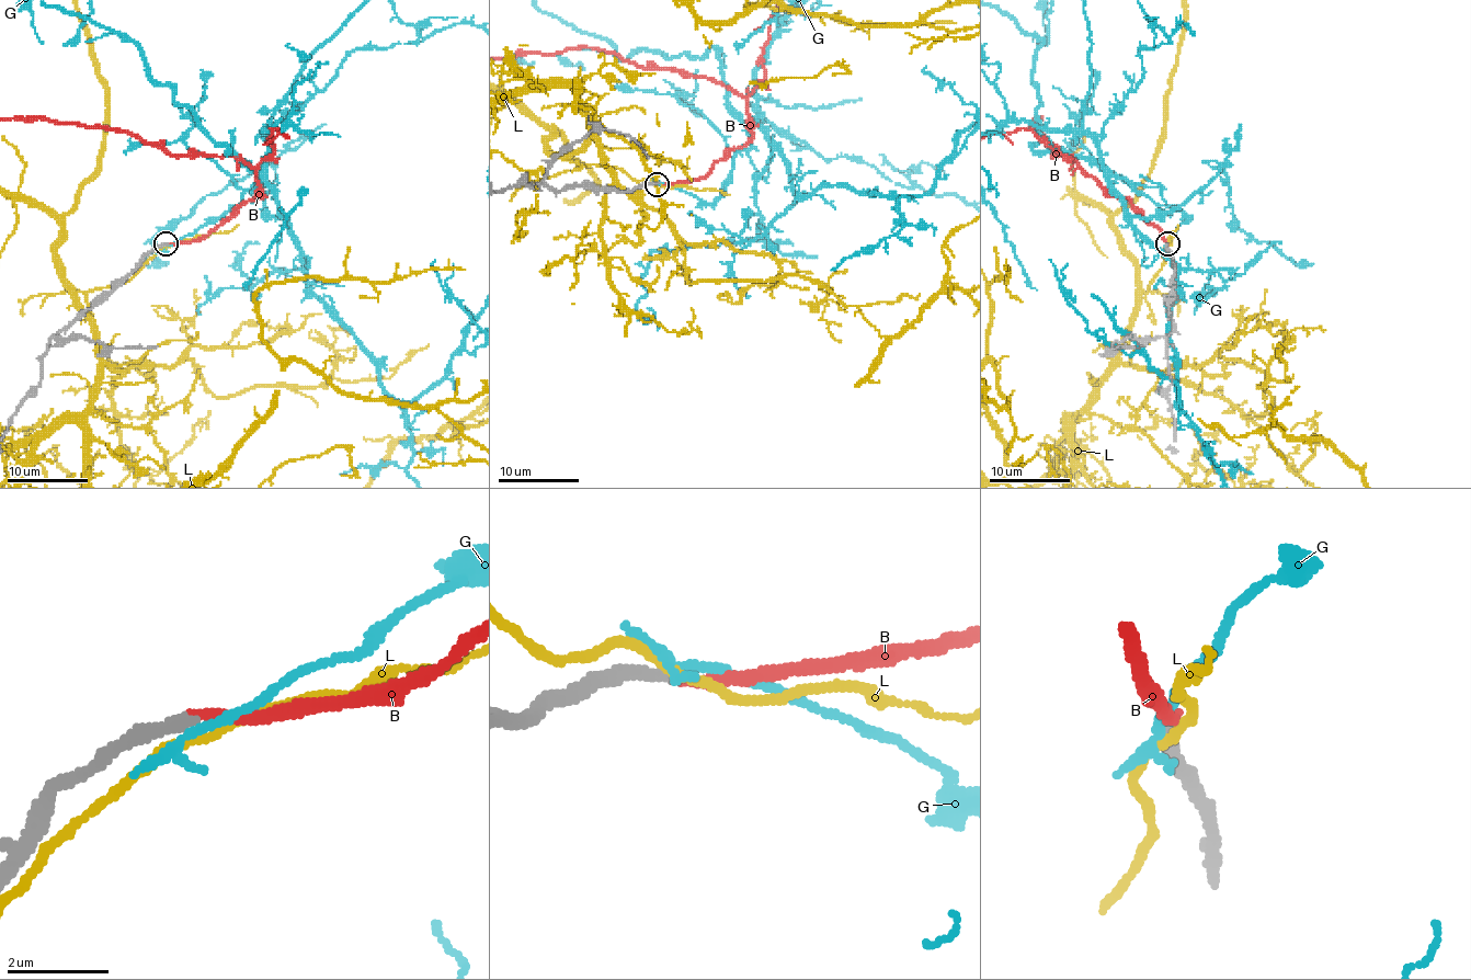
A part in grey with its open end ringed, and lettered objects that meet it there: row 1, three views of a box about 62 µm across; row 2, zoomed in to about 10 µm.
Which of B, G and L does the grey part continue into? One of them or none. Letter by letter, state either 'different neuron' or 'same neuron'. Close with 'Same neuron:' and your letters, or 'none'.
B: same neuron
G: different neuron
L: different neuron
Same neuron: B

